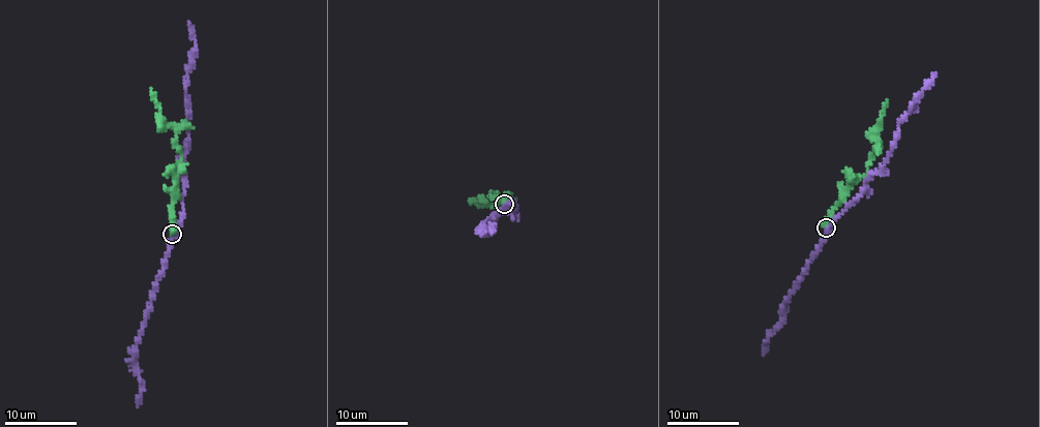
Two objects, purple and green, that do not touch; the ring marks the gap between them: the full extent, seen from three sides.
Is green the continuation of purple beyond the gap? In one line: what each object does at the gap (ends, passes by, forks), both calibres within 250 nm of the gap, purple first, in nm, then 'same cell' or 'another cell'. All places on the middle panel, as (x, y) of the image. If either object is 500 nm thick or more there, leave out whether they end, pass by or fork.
purple passes by | green ends | 360/360 nm | another cell

